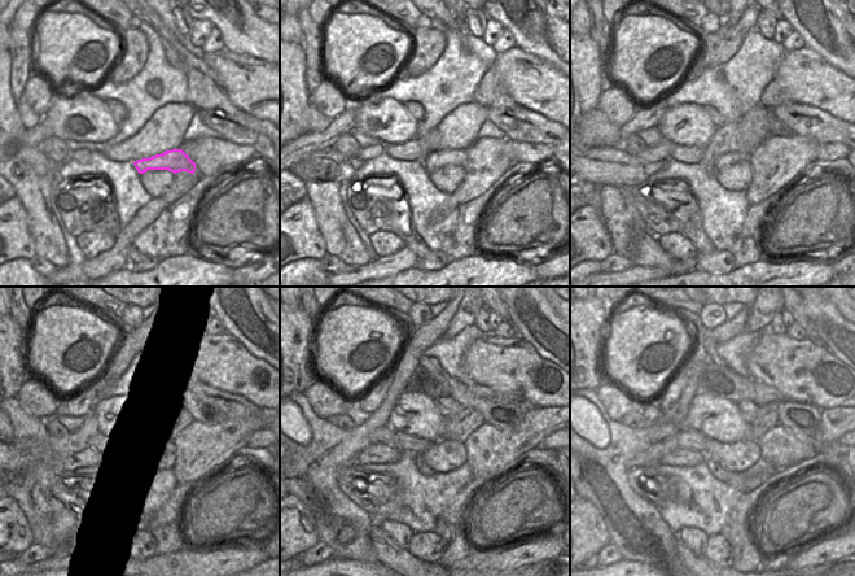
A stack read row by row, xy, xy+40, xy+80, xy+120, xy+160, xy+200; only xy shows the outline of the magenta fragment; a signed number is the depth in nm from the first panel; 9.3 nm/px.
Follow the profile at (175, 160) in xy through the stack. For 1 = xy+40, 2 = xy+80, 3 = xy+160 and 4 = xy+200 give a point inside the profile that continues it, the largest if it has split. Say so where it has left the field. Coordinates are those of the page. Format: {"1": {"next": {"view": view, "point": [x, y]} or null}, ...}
{"1": {"next": {"view": "xy+40", "point": [439, 158]}}, "2": {"next": {"view": "xy+80", "point": [722, 161]}}, "3": {"next": {"view": "xy+160", "point": [406, 443]}}, "4": {"next": {"view": "xy+200", "point": [684, 439]}}}

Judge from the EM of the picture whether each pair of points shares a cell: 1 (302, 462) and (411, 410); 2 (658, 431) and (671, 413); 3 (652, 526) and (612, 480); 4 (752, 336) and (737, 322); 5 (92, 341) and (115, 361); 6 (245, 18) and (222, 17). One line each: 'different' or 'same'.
1: different
2: different
3: same
4: different
5: different
6: same

